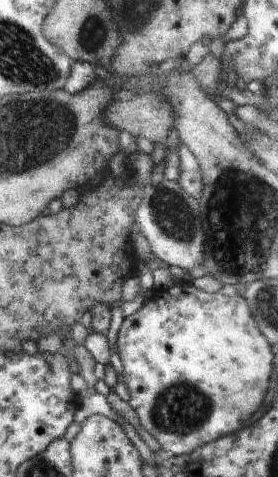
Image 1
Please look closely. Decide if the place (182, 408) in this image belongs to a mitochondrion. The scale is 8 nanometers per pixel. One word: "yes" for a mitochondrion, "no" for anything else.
yes

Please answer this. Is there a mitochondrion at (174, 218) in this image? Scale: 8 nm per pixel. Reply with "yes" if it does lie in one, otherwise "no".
yes

